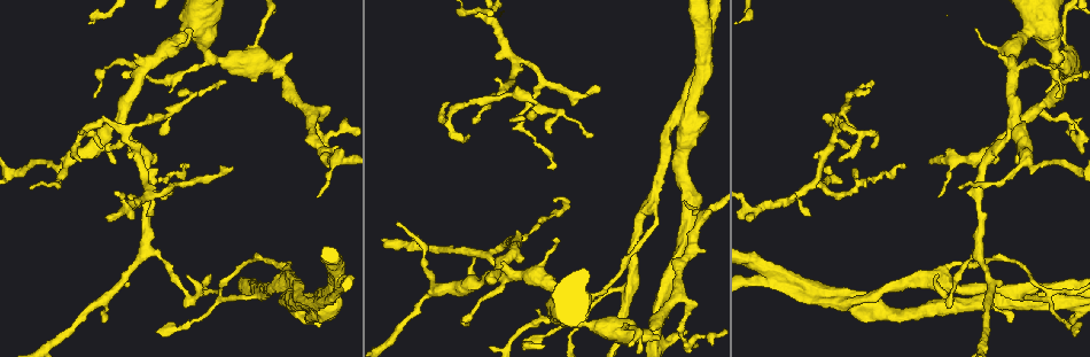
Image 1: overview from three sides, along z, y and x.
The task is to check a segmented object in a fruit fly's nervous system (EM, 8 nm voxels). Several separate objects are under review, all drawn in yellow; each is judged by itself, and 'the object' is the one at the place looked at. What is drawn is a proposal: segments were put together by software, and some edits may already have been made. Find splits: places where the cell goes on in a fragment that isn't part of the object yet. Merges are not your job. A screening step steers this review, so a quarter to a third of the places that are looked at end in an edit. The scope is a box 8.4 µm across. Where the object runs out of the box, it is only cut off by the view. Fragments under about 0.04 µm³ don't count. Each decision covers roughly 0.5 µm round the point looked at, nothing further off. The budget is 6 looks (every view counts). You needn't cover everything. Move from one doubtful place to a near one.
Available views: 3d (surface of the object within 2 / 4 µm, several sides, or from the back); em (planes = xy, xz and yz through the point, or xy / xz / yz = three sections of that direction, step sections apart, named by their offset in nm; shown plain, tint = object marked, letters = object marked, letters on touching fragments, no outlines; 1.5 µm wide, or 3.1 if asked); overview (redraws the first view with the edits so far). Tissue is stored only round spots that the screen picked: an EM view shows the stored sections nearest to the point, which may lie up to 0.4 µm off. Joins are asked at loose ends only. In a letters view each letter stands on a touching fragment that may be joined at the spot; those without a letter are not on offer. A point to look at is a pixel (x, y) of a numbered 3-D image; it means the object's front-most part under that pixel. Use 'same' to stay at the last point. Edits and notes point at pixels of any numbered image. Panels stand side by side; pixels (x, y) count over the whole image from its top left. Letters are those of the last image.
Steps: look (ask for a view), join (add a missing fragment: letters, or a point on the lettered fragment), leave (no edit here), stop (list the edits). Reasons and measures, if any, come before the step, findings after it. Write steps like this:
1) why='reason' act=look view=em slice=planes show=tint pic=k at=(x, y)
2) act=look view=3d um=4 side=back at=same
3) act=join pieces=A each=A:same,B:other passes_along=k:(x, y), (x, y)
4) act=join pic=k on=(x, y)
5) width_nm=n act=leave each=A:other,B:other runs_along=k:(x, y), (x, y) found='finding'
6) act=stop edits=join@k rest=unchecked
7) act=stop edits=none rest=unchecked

why='an open end' act=look view=em slice=xy step=8 show=tint pic=1 at=(851, 135)

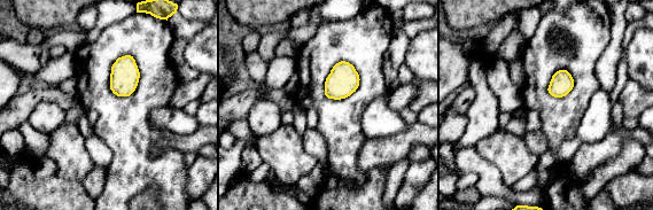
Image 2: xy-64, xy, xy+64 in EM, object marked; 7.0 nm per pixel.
act=look view=em slice=planes show=letters at=same

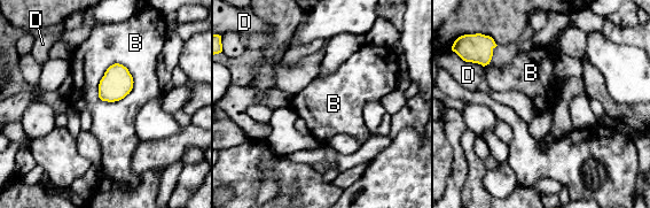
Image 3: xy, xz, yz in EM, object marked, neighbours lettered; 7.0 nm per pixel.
act=leave each=B:other,D:other border=3:(122, 63), (100, 81), (102, 101) found='none of them fits'

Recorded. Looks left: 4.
why='an open end' act=look view=3d um=4 side=back pic=1 at=(558, 239)

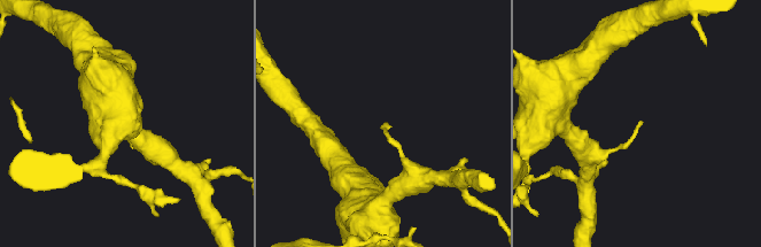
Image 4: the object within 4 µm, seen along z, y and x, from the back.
act=look view=em slice=planes show=letters pic=4 at=(642, 123)

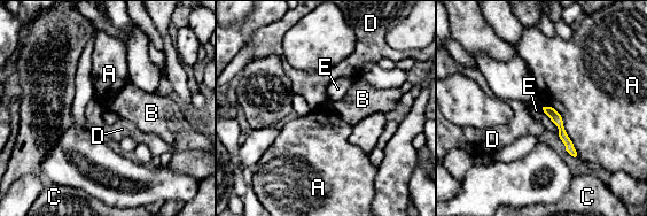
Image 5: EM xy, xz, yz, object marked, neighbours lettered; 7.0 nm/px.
width_nm=80 act=leave each=A:other,B:other,C:other,D:other,E:other border=5:(542, 107), (556, 126), (559, 134) found='none of them fits'

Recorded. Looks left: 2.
why='branch stops here' act=look view=em slice=xz step=8 show=letters pic=1 at=(319, 324)

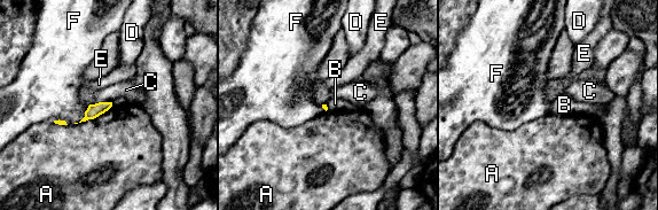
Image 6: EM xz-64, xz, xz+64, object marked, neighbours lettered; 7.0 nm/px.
longest_contact=A:300nm act=leave each=A:other,B:other,C:other,D:other,E:other,F:other found='no lettered fragment goes on from it'

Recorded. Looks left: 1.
act=stop edits=none rest=unchecked

